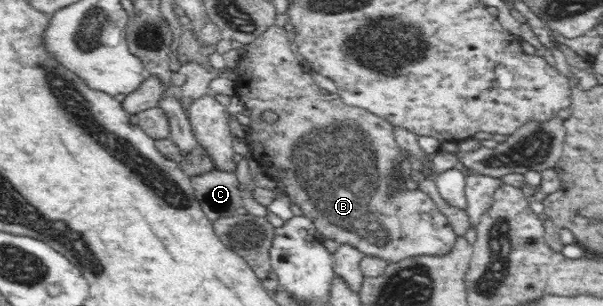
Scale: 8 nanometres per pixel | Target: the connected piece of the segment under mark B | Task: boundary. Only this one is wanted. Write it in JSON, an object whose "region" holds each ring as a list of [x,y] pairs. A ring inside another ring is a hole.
{"region":[[[280,22],[268,27],[248,44],[247,51],[241,56],[238,74],[235,95],[250,109],[246,140],[255,164],[276,180],[291,203],[300,206],[303,215],[312,220],[322,237],[356,246],[363,256],[381,256],[389,263],[400,263],[402,259],[419,255],[442,255],[454,247],[457,235],[426,193],[418,188],[406,188],[392,194],[392,173],[396,171],[402,150],[394,138],[392,124],[365,110],[360,110],[362,115],[354,121],[348,119],[344,123],[336,121],[332,115],[316,117],[316,82],[310,73],[302,71],[291,33]],[[264,111],[277,113],[278,120],[274,123],[262,120],[260,115]]]}

